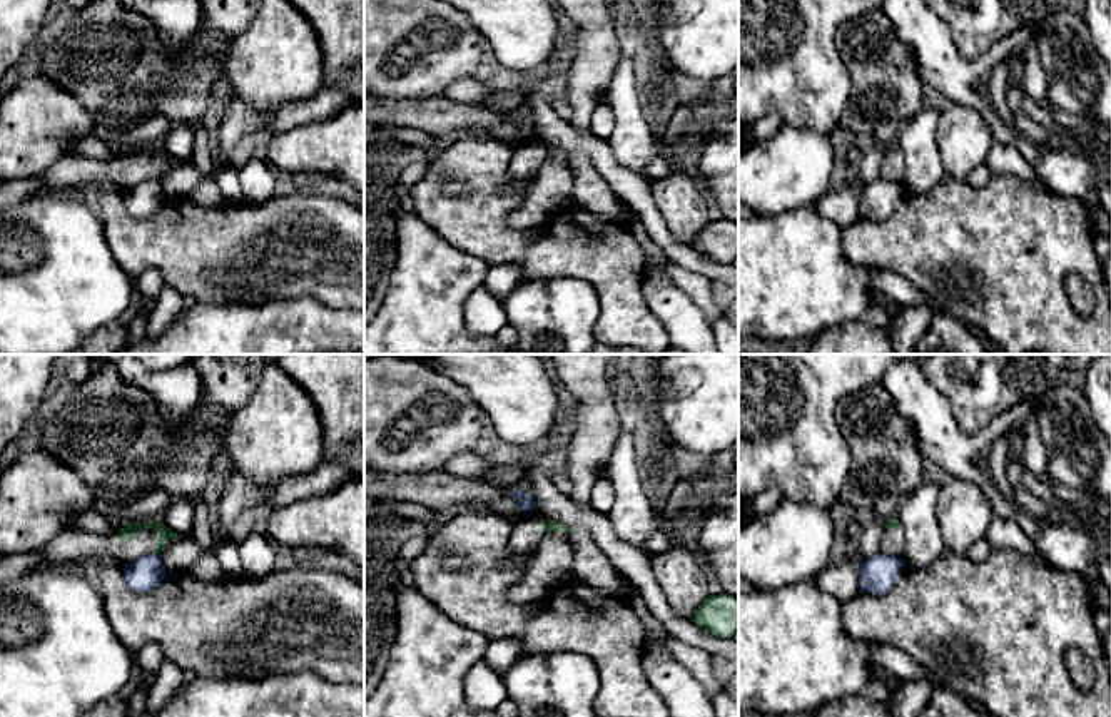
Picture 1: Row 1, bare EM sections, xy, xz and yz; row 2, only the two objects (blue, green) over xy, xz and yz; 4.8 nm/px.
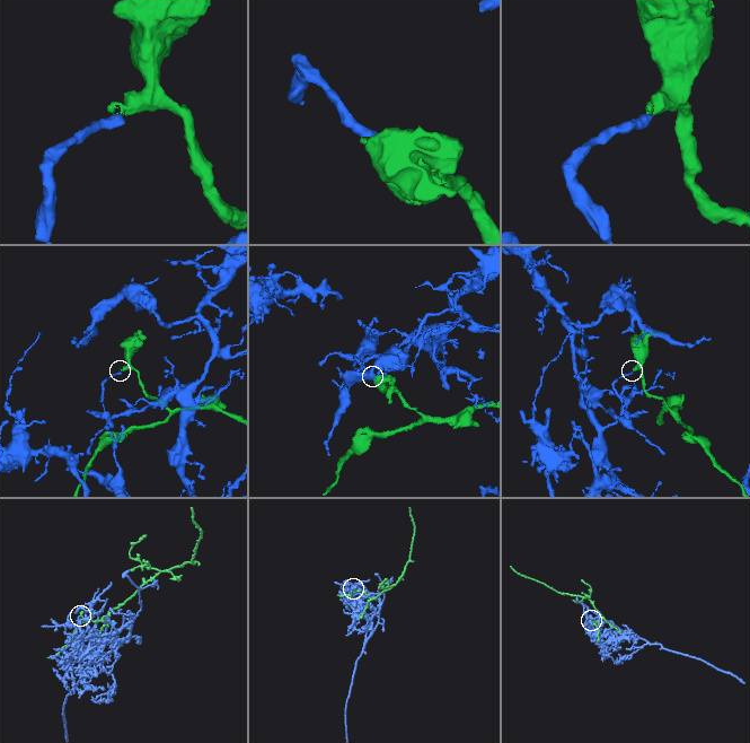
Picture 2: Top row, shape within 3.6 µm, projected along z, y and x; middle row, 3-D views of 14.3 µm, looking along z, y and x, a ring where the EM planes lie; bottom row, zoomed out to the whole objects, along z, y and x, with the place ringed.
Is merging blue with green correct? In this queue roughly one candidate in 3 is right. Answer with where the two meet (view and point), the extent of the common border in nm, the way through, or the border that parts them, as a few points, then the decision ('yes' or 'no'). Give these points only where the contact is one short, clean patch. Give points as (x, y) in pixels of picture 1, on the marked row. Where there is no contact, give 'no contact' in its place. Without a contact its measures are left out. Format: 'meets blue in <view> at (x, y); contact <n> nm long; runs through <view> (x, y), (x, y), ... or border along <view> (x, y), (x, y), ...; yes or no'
meets blue in xy at (156, 554); contact 40 nm long; border along xy (152, 552), (159, 555); no

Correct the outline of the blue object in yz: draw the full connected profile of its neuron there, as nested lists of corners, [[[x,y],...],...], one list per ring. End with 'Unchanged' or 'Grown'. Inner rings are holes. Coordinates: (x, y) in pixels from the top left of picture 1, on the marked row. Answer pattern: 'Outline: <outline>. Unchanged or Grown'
Outline: [[[889,553],[865,558],[860,567],[859,593],[887,593],[894,587],[904,567],[904,558]]]. Unchanged

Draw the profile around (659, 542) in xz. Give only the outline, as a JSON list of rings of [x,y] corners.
[[[660,530],[653,531],[647,540],[647,550],[650,555],[658,555],[670,550],[673,542]]]

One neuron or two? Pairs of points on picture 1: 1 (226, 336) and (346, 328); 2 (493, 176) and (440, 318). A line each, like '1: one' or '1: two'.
1: one
2: two

